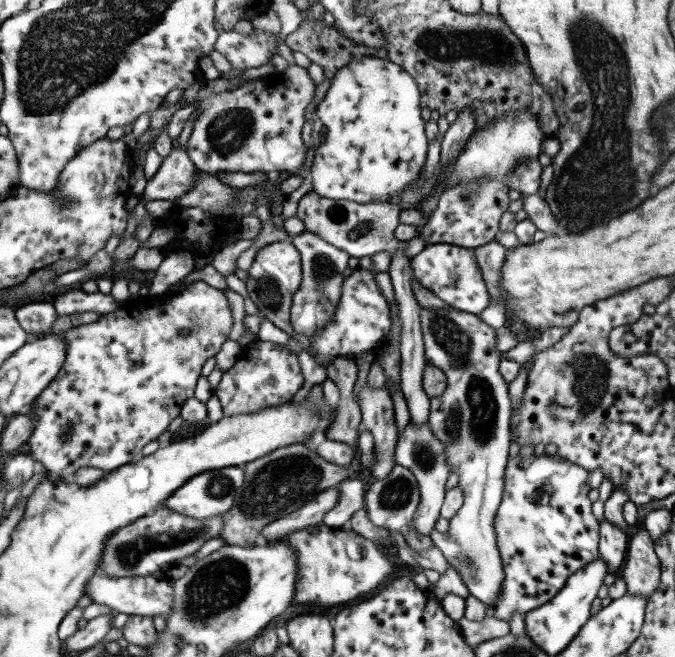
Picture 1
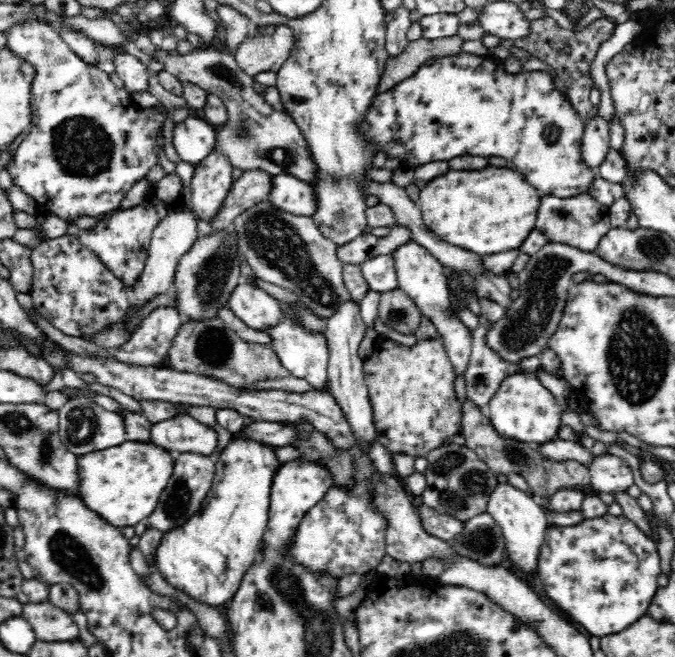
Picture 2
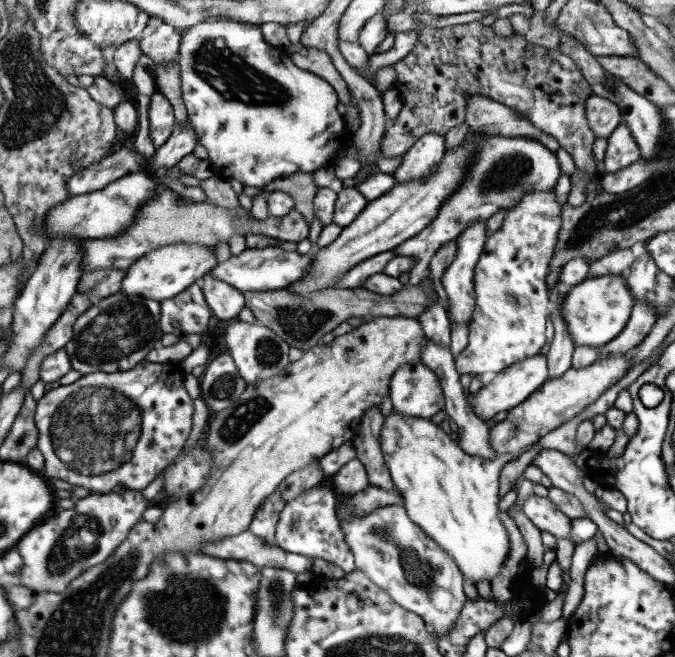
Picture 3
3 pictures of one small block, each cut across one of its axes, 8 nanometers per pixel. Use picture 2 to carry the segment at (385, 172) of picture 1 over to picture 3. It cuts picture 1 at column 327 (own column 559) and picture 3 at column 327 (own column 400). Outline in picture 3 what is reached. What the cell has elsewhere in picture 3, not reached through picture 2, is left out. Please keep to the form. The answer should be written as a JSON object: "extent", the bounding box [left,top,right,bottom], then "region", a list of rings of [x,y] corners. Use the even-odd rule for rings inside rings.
{"extent":[177,16,347,187],"region":[[[211,16],[204,22],[199,22],[196,26],[189,26],[181,31],[182,38],[179,44],[179,53],[177,54],[180,69],[181,89],[183,101],[187,108],[187,114],[190,122],[194,125],[196,134],[200,136],[199,144],[208,151],[209,161],[215,169],[215,173],[224,180],[236,178],[244,186],[258,187],[274,182],[276,179],[286,178],[296,173],[314,173],[316,170],[322,170],[327,162],[347,142],[347,124],[345,117],[338,112],[339,96],[332,85],[329,85],[321,76],[316,76],[302,68],[286,68],[286,64],[281,61],[282,53],[276,47],[272,47],[262,37],[260,24],[252,22],[234,22],[233,19],[225,16]]]}

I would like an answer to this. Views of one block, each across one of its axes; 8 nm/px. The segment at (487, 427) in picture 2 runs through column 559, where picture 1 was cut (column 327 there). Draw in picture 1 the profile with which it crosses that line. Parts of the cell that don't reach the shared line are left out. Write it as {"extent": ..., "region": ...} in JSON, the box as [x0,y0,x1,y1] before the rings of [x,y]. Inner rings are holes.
{"extent":[219,444,351,547],"region":[[[292,444],[248,462],[243,468],[244,482],[236,492],[232,508],[222,515],[224,524],[219,536],[228,545],[251,547],[261,541],[260,530],[266,525],[302,508],[324,490],[337,486],[348,478],[351,466],[345,468],[331,464],[310,447]]]}

